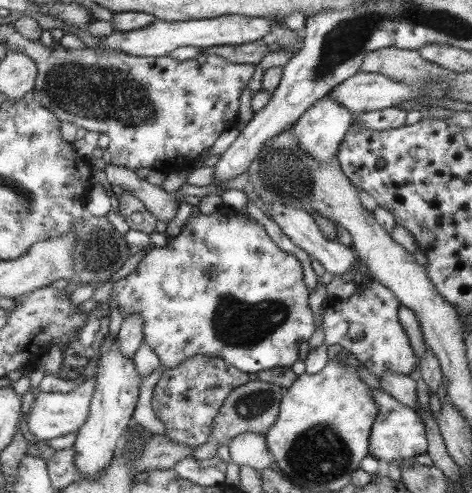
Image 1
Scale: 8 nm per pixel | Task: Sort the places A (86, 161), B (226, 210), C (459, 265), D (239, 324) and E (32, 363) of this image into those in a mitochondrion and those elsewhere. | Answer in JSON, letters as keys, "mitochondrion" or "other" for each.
{"A":"other","B":"other","C":"other","D":"mitochondrion","E":"other"}

